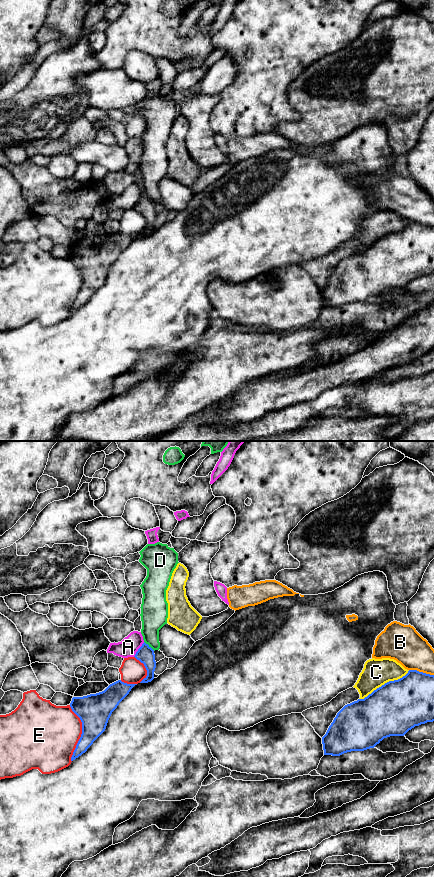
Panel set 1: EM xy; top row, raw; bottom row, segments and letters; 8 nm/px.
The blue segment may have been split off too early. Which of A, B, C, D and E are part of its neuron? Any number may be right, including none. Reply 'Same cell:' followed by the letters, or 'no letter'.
Same cell: no letter

